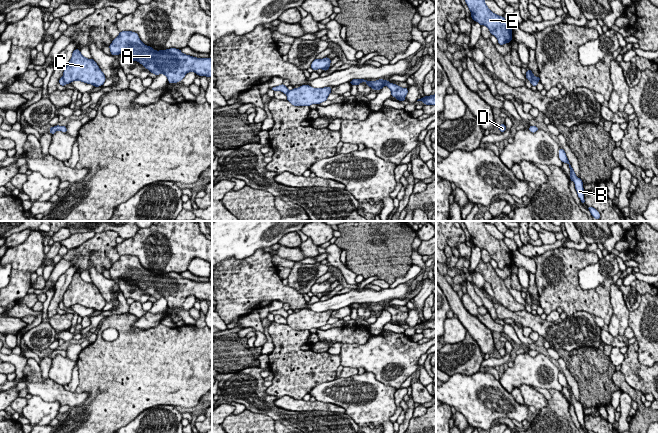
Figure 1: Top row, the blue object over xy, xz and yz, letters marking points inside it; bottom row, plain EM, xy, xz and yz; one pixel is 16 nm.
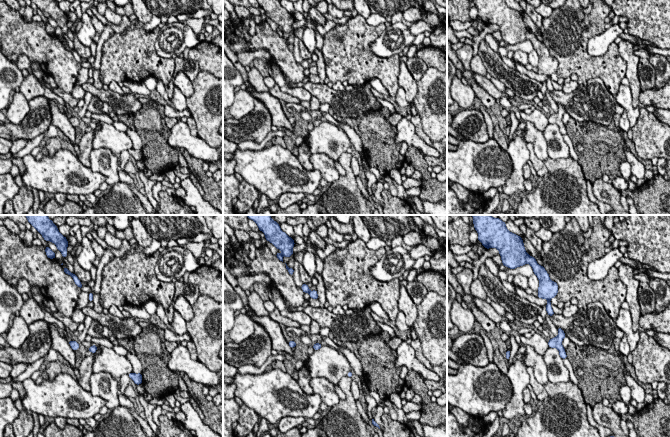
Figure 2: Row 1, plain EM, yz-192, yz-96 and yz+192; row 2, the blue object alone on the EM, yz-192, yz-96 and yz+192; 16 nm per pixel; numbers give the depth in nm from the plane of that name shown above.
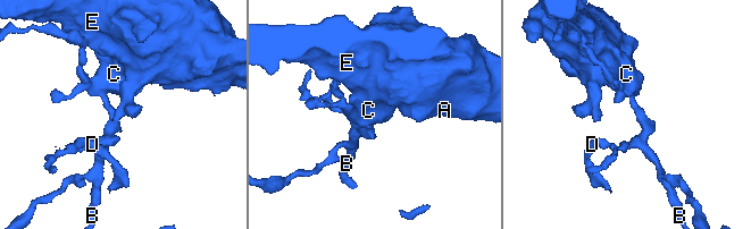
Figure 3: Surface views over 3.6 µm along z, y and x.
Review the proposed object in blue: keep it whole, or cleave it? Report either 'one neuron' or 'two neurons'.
two neurons

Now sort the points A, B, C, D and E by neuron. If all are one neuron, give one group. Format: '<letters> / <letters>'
A C E / B D

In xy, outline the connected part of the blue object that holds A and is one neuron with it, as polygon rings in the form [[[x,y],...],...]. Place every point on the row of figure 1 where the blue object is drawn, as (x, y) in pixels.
[[[121,31],[109,45],[112,56],[125,54],[127,60],[137,61],[156,76],[164,74],[170,84],[181,81],[188,72],[212,78],[212,59],[183,54],[180,49],[156,51],[145,45],[136,32]]]

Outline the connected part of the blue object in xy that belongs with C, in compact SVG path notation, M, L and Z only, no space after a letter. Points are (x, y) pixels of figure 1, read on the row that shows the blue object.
M75 49L64 69L63 79L67 84L81 81L99 87L104 84L106 77L94 59L85 58L79 49Z

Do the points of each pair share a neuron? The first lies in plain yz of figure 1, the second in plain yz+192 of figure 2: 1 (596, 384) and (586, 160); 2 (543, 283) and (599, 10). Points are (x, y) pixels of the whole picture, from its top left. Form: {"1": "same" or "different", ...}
{"1": "same", "2": "same"}

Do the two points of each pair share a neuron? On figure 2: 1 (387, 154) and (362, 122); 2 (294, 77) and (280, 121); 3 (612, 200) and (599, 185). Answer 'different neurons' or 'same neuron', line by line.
1: same neuron
2: different neurons
3: same neuron

